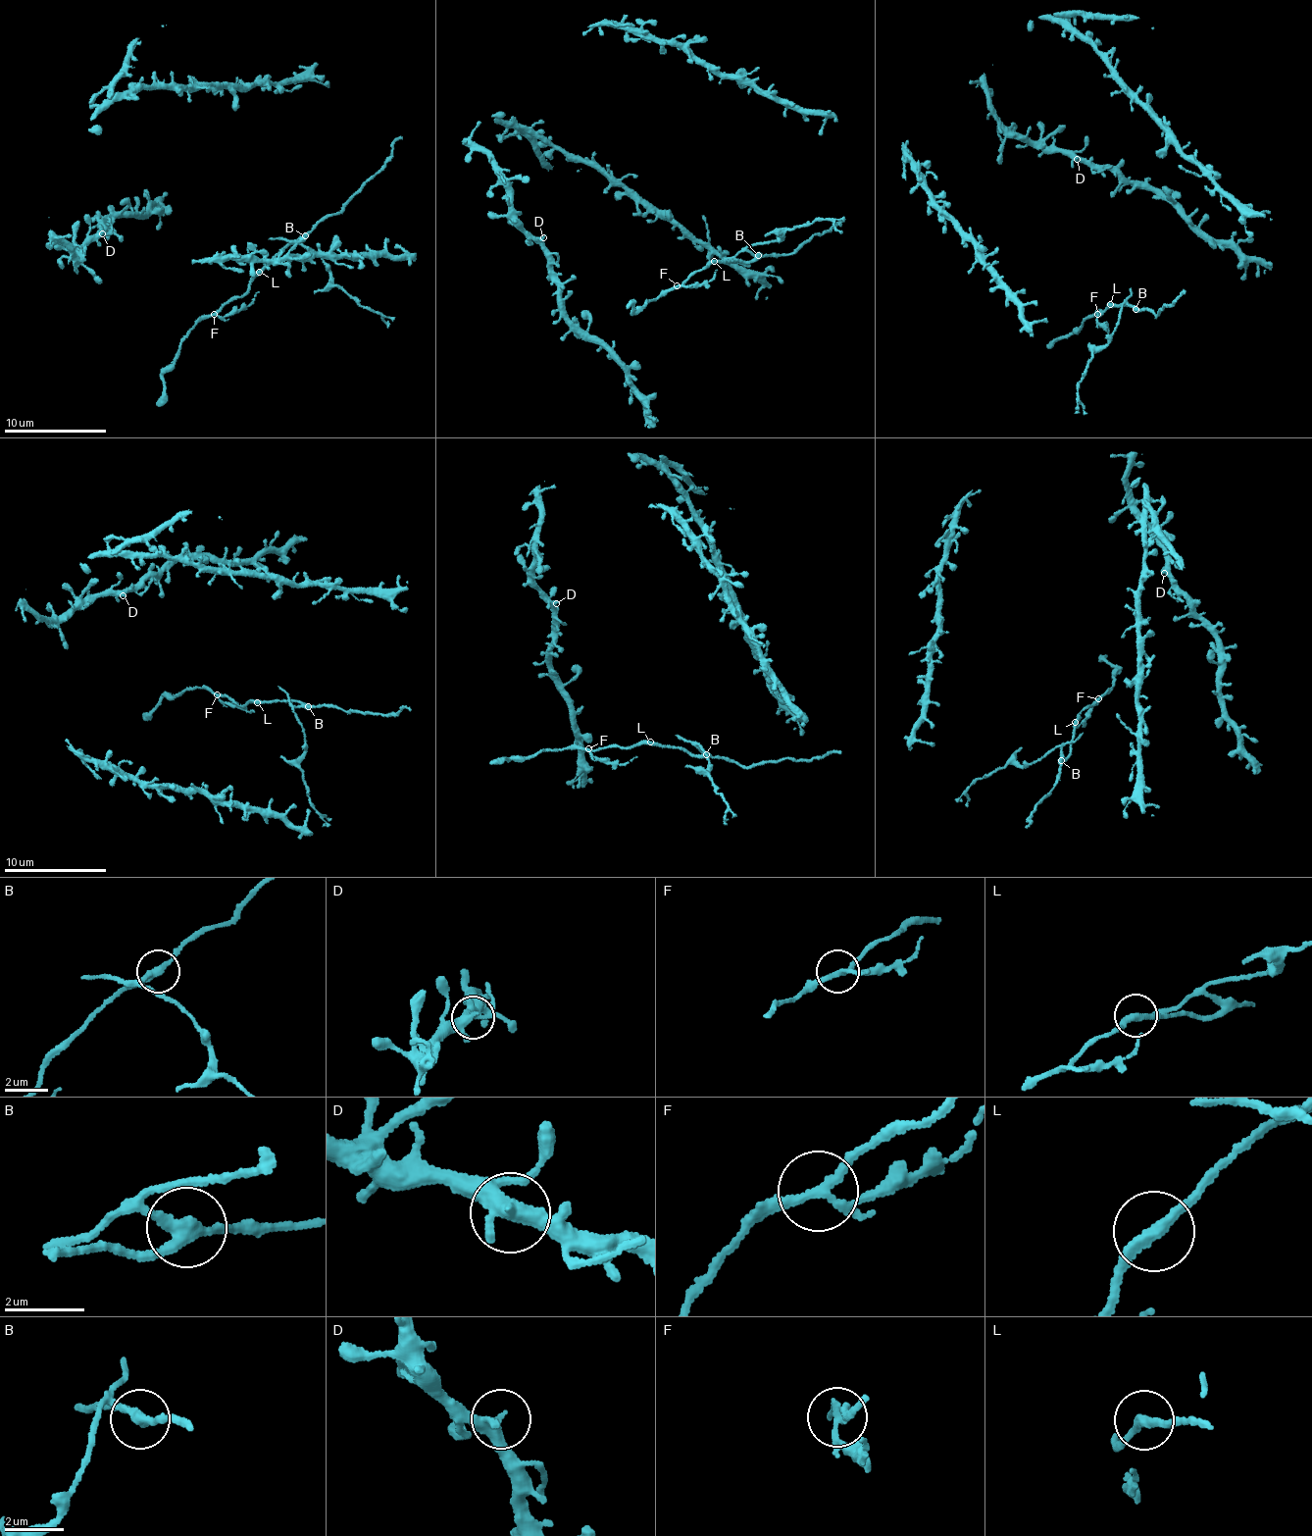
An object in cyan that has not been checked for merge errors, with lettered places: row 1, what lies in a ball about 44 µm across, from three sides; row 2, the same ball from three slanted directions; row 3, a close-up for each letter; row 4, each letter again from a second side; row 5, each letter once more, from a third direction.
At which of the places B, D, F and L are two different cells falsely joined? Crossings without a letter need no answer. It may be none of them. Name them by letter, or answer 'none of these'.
B, F

